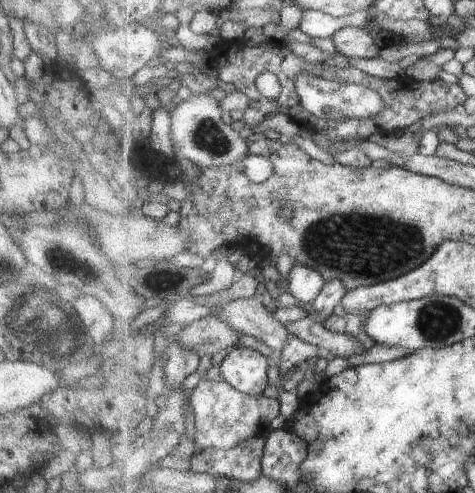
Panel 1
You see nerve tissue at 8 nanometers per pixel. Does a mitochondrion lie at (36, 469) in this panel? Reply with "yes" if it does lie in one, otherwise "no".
no

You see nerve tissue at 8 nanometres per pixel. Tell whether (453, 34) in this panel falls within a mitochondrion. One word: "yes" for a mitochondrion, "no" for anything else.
no

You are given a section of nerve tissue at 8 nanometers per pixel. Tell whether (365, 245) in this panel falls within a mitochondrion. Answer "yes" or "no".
yes

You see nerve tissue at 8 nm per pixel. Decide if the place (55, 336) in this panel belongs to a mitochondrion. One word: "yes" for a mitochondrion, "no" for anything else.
yes

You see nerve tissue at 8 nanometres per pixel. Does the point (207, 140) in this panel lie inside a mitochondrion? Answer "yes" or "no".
yes

